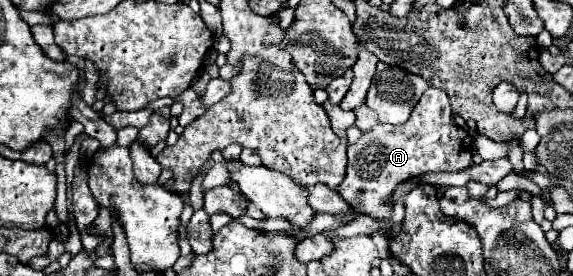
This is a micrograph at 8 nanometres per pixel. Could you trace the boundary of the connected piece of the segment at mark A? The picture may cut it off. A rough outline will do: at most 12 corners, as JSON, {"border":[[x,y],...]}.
{"border":[[430,87],[404,125],[348,147],[338,193],[390,219],[410,177],[472,165],[472,139]]}

